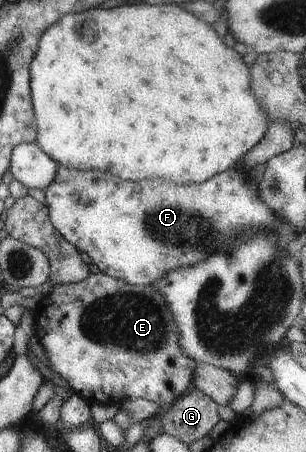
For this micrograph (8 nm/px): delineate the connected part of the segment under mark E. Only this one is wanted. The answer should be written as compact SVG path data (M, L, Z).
M103 272L89 273L85 279L81 279L79 282L55 284L52 286L51 292L45 296L43 295L35 305L35 310L37 313L33 317L35 326L34 335L43 349L51 371L57 373L67 383L72 392L78 394L91 405L95 403L120 405L127 399L137 399L140 397L141 399L157 403L161 407L161 410L164 410L178 396L184 394L192 387L192 373L197 364L192 359L183 355L179 349L173 315L171 315L171 311L167 311L167 303L163 299L163 295L159 295L159 291L155 291L155 287L151 287L151 285L131 285Z

